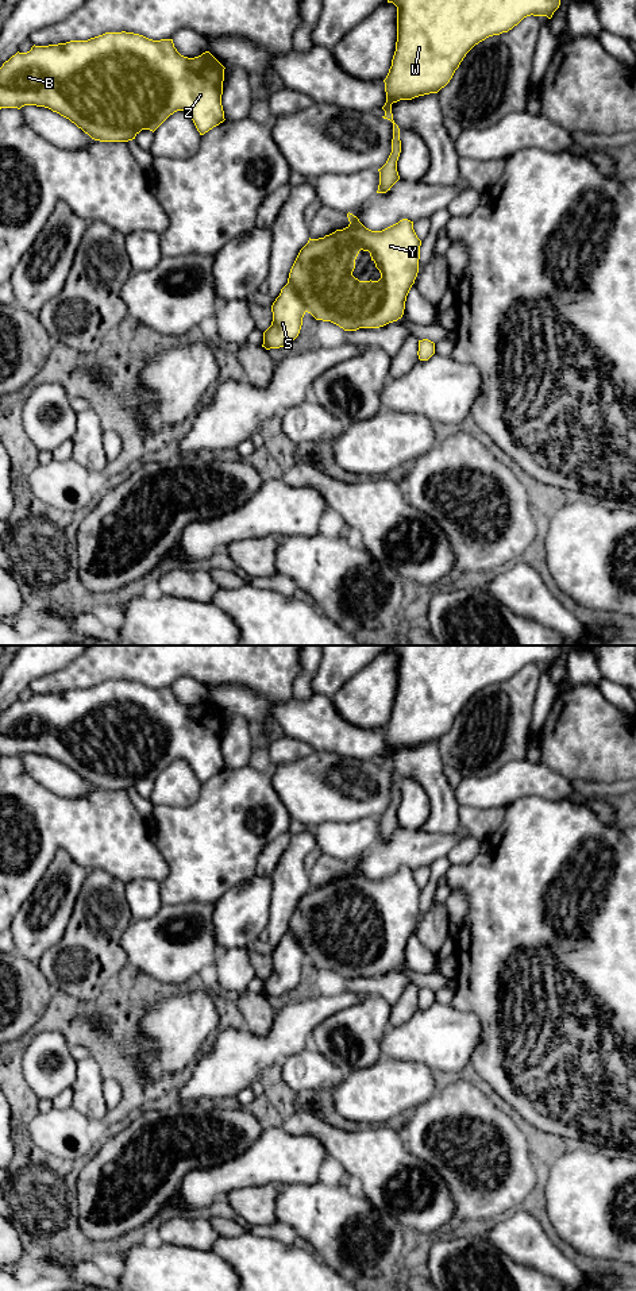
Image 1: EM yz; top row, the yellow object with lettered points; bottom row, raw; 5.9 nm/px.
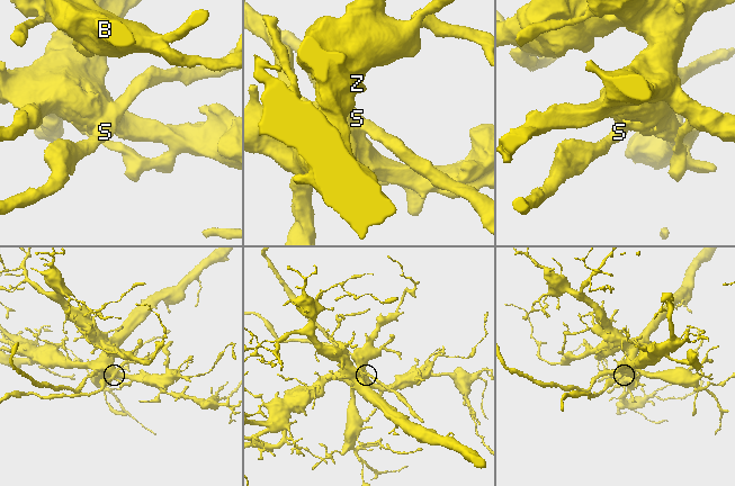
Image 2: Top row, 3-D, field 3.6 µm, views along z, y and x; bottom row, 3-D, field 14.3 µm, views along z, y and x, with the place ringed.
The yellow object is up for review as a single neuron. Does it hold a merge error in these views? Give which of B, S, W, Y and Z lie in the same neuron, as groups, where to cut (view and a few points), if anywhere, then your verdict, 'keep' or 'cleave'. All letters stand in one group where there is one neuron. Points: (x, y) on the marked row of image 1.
groups B W Y Z / S; cut yz (288, 282), (295, 288), (307, 311); cleave

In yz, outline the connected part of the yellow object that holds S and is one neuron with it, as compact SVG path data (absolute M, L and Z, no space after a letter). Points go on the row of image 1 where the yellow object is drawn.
M286 284L271 305L273 321L263 332L266 350L288 346L301 330L302 317L307 312L305 302L294 286Z

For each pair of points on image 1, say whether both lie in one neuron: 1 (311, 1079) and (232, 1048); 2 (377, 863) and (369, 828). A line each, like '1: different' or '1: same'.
1: different
2: different

